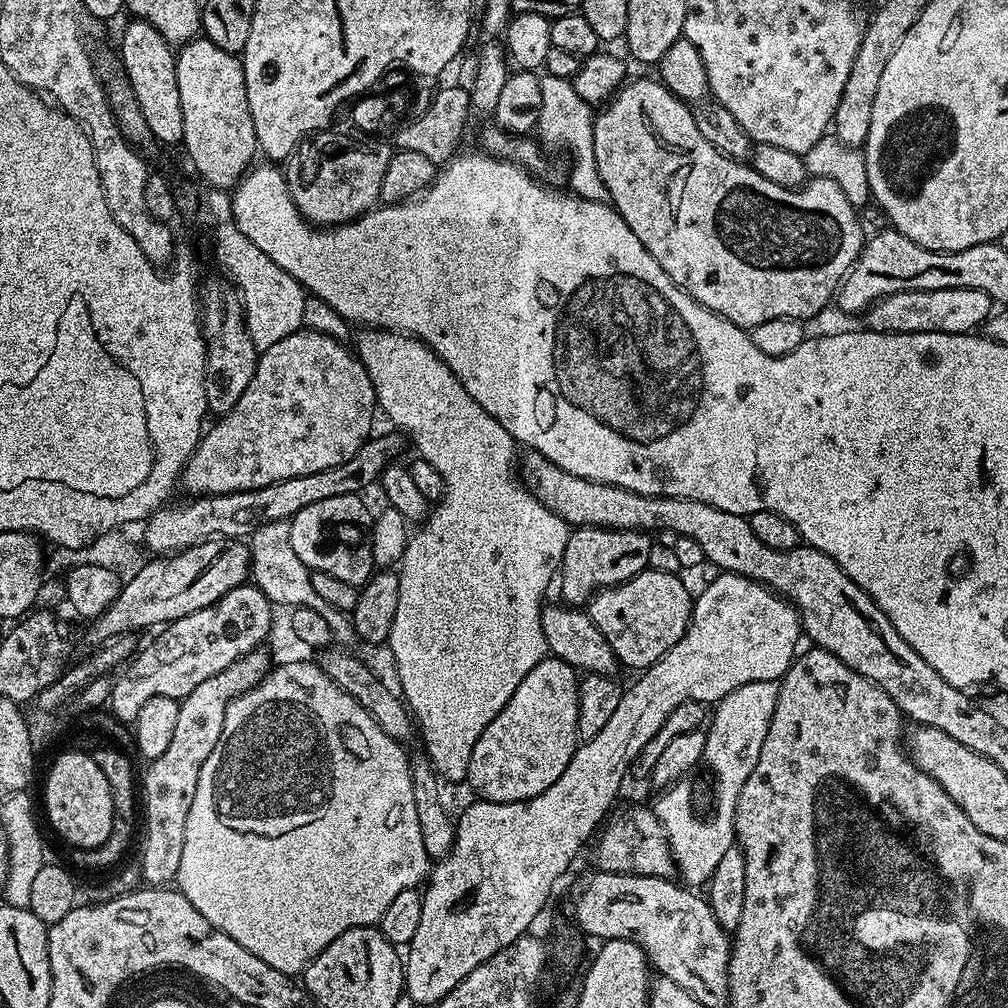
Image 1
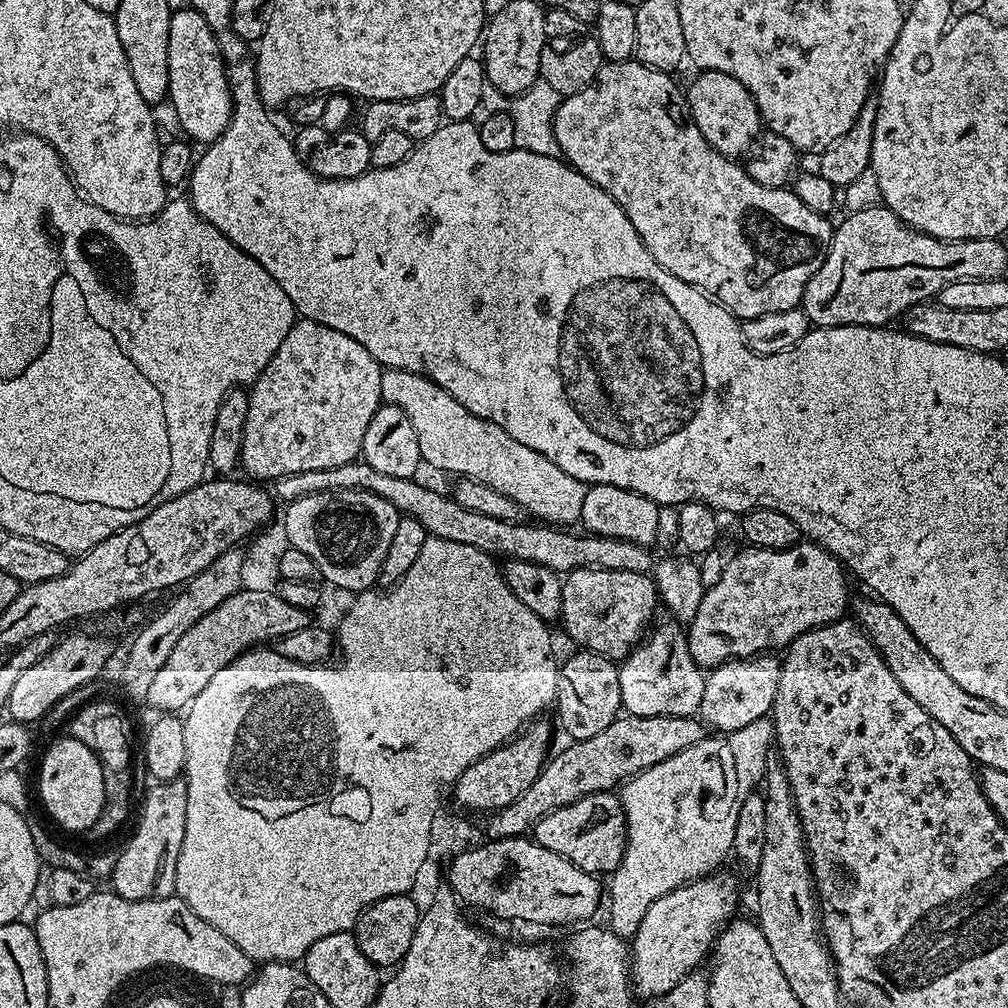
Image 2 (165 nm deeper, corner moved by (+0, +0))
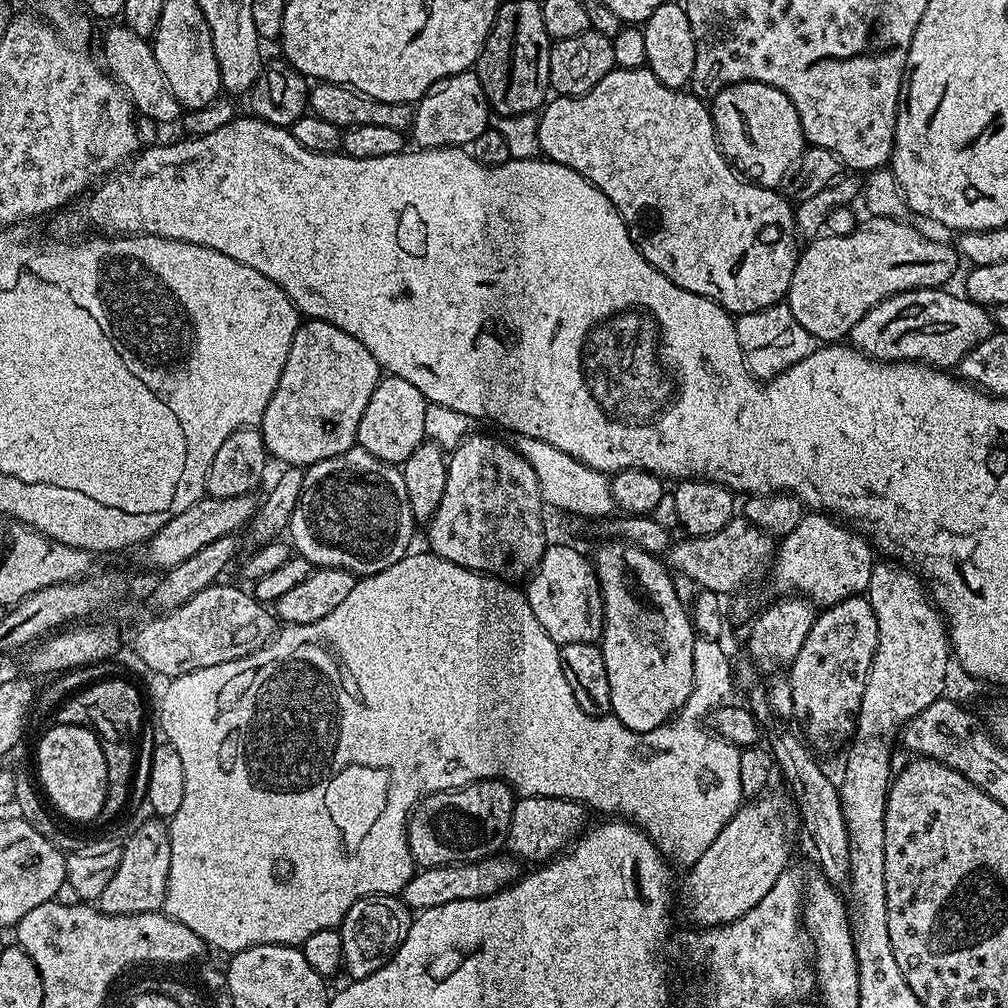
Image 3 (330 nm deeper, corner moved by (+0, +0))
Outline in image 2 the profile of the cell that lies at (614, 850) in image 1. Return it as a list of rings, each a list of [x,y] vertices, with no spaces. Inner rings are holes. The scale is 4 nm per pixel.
[[[615,791],[592,793],[547,813],[534,825],[534,839],[536,843],[546,846],[546,850],[550,850],[554,854],[566,858],[574,866],[578,866],[578,870],[593,874],[612,873],[622,862],[624,843],[628,840],[628,824],[624,820],[624,807],[620,804],[619,795]]]

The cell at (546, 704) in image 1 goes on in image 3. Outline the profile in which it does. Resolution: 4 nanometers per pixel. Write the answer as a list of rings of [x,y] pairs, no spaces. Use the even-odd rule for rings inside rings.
[[[475,780],[473,784],[467,784],[464,788],[453,788],[451,792],[431,792],[423,797],[420,803],[412,809],[408,818],[408,849],[413,861],[420,868],[437,868],[443,864],[473,864],[475,860],[485,860],[487,856],[499,853],[505,847],[508,839],[508,827],[510,826],[510,814],[514,803],[514,793],[503,780]]]

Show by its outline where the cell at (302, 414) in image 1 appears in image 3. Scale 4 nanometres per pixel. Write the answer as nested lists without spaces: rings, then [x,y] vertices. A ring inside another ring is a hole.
[[[305,319],[294,334],[294,342],[290,342],[282,378],[278,378],[278,386],[258,425],[269,457],[289,466],[307,466],[350,450],[356,444],[358,422],[362,422],[362,414],[366,414],[366,402],[370,402],[370,394],[374,394],[381,378],[379,362],[358,338],[350,338],[346,330],[338,330],[338,326],[325,320]]]

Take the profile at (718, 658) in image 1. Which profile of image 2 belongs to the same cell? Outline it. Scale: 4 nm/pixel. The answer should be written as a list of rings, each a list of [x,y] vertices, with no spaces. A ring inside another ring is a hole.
[[[801,542],[795,544],[792,548],[786,550],[766,550],[765,548],[749,547],[748,552],[740,552],[735,557],[729,559],[728,565],[722,572],[722,578],[719,579],[714,586],[704,589],[704,597],[701,600],[701,605],[698,606],[698,612],[694,615],[692,621],[686,624],[686,635],[688,637],[688,649],[694,658],[694,662],[700,665],[705,670],[717,668],[720,664],[728,663],[731,660],[746,659],[748,657],[756,657],[761,654],[771,653],[772,648],[780,648],[779,650],[787,649],[794,638],[798,638],[804,632],[809,632],[811,628],[821,628],[823,624],[832,624],[836,620],[841,619],[845,615],[844,612],[849,611],[850,600],[848,604],[848,580],[850,581],[849,573],[846,571],[843,564],[827,552],[821,544],[813,544],[811,542]]]

